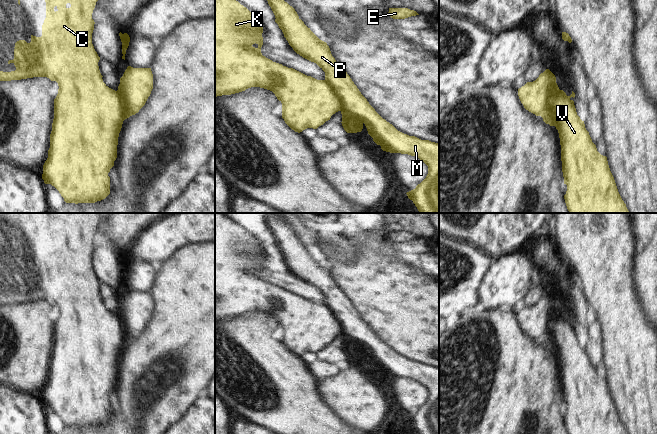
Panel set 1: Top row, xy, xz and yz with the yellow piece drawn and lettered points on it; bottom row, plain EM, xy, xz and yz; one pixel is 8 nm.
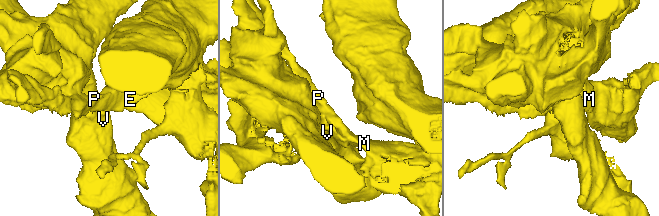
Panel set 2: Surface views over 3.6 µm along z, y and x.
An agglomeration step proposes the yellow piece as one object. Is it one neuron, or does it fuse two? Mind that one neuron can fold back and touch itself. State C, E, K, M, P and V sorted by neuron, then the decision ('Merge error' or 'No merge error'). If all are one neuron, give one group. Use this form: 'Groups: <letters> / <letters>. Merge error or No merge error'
Groups: C E K V / M P. Merge error

